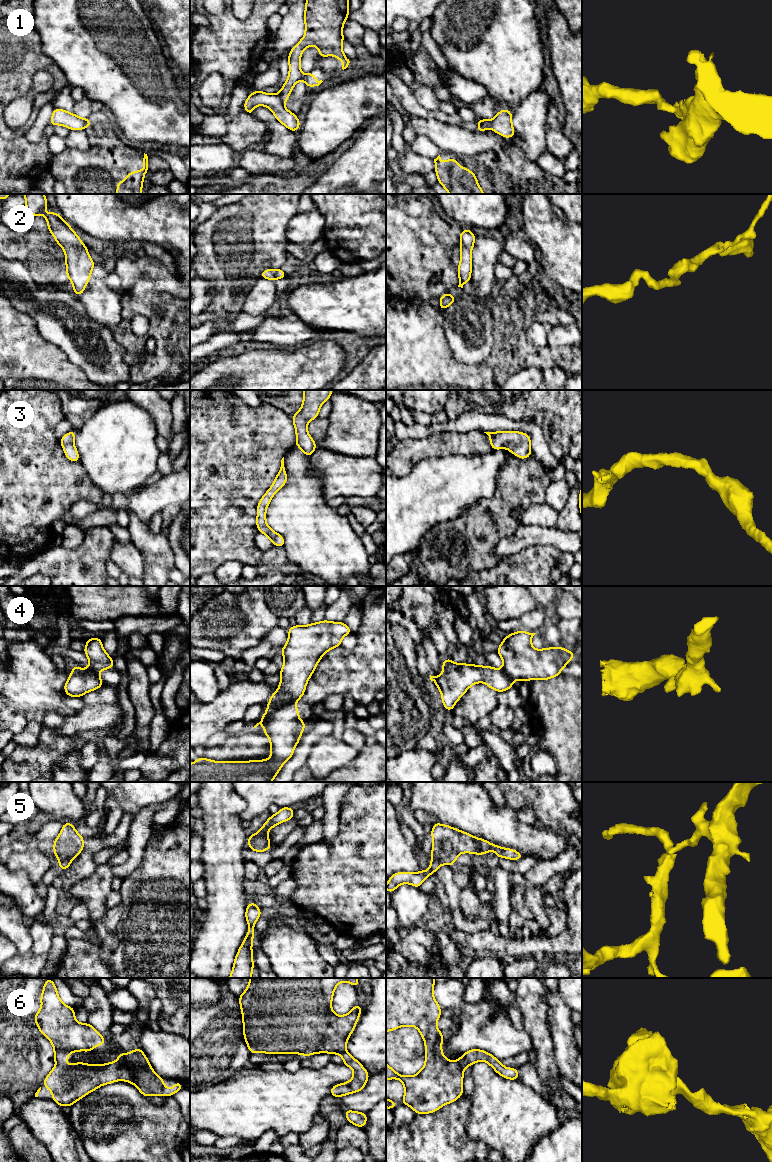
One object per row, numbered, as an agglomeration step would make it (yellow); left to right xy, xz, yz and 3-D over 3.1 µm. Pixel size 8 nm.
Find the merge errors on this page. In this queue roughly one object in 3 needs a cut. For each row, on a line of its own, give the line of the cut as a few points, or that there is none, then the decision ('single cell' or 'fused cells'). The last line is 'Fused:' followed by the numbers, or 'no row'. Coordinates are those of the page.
1: cut xz (278, 94), (282, 103); fused cells
2: cut none; single cell
3: cut none; single cell
4: cut xz (294, 700), (267, 708); fused cells
5: cut xy (69, 860), (63, 860), (59, 863); fused cells
6: cut none; single cell
Fused: 1, 4, 5

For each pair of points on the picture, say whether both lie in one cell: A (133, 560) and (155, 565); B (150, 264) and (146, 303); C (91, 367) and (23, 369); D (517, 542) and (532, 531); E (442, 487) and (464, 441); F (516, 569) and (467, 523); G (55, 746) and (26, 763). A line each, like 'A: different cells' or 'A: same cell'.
A: different cells
B: different cells
C: different cells
D: same cell
E: different cells
F: different cells
G: same cell

